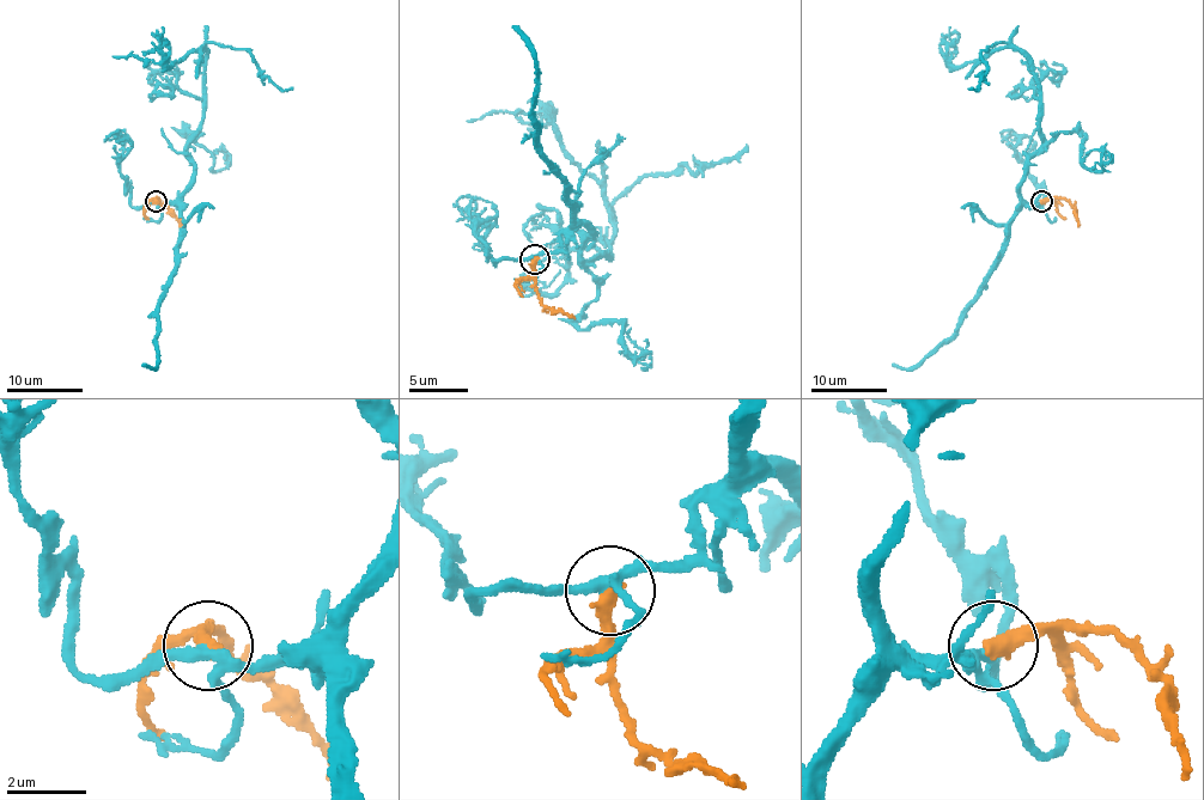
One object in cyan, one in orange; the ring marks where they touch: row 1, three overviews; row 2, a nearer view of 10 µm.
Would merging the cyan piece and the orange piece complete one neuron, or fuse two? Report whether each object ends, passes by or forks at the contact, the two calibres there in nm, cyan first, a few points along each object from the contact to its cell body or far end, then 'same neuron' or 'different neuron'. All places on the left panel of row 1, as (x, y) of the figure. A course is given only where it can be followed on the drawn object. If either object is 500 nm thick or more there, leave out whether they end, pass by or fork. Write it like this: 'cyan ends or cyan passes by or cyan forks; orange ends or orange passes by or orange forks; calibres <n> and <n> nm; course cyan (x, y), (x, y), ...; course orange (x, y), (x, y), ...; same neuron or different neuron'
cyan forks; orange ends; calibres 240 and 440 nm; course cyan (157, 200), (171, 202), (193, 173), (187, 141), (202, 118), (204, 50), (190, 49), (171, 66), (113, 56); course orange (157, 200), (180, 227); same neuron

